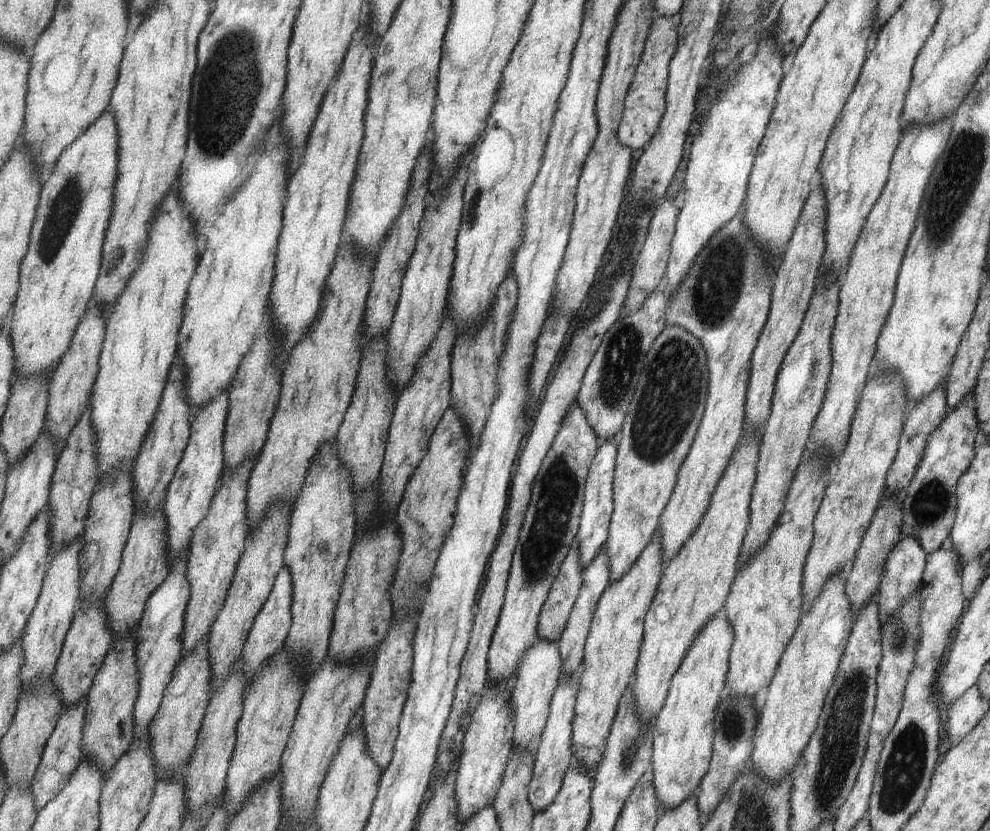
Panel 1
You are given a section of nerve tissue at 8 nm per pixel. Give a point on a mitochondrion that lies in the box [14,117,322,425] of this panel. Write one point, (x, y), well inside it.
(64, 210)

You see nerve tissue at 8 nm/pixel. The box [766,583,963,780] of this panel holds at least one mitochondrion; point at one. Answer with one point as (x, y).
(900, 635)

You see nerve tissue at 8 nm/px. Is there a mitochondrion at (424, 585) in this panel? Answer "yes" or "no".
no

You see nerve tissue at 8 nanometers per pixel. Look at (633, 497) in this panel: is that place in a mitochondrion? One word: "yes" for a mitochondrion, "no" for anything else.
no

